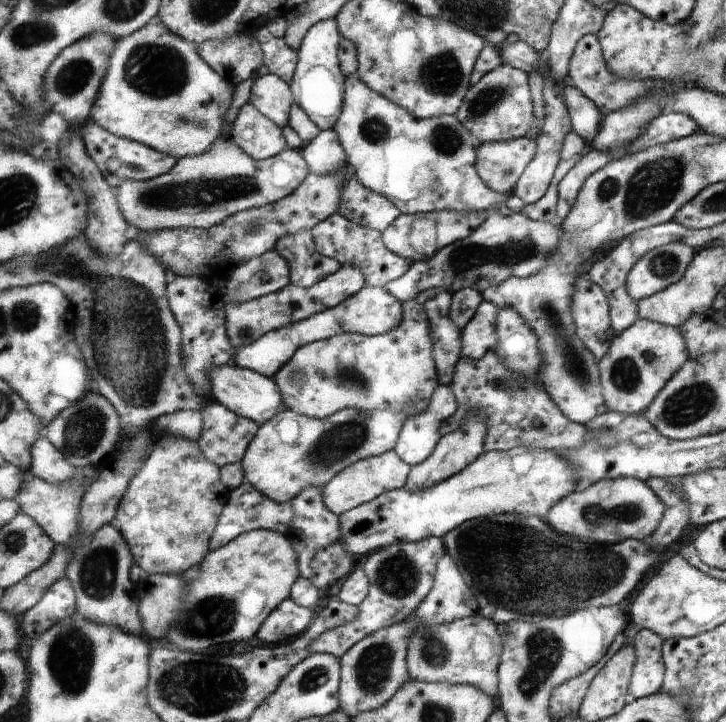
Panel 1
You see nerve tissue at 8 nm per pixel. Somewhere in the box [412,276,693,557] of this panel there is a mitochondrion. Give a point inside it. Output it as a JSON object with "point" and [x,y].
{"point":[574,363]}

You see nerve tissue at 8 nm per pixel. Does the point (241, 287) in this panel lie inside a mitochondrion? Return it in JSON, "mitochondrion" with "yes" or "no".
{"mitochondrion":"yes"}

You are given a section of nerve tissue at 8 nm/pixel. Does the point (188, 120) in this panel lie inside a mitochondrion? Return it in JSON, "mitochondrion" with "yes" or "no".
{"mitochondrion":"yes"}

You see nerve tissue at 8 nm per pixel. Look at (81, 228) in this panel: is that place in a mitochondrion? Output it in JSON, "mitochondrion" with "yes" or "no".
{"mitochondrion":"no"}

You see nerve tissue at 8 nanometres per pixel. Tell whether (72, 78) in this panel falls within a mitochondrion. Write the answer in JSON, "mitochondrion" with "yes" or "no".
{"mitochondrion":"yes"}

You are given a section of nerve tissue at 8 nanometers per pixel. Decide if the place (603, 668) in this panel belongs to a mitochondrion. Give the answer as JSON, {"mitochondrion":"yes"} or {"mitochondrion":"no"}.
{"mitochondrion":"no"}

